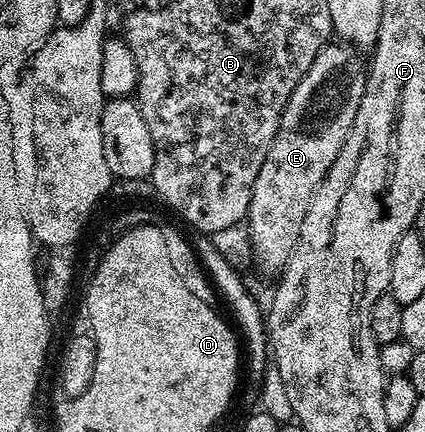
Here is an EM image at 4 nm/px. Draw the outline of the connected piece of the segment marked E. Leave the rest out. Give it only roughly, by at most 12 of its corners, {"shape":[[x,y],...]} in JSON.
{"shape":[[329,42],[297,82],[245,221],[278,274],[357,118],[360,49]]}

